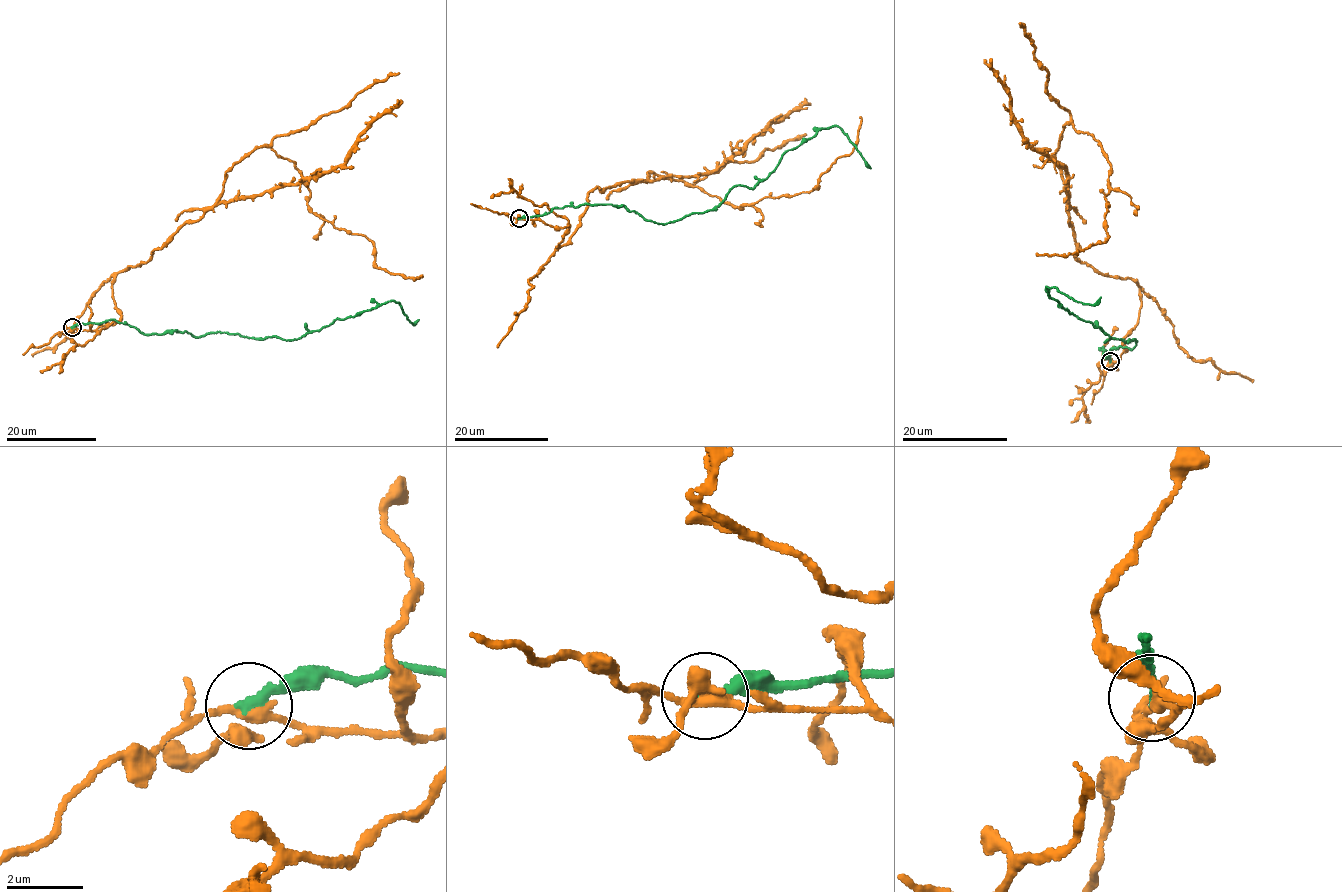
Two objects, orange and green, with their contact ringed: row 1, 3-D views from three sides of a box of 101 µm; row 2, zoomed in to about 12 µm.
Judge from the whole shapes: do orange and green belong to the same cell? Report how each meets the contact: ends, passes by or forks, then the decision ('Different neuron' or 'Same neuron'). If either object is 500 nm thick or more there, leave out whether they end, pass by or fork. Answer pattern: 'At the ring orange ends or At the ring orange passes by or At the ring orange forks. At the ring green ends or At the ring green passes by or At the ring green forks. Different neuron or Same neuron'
At the ring orange forks. At the ring green ends. Different neuron

